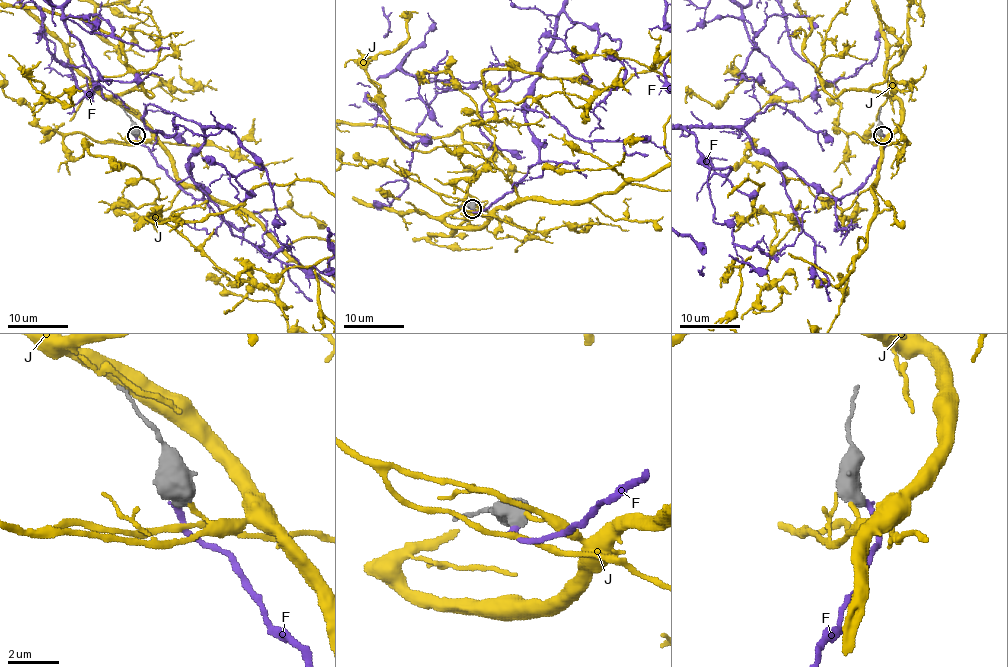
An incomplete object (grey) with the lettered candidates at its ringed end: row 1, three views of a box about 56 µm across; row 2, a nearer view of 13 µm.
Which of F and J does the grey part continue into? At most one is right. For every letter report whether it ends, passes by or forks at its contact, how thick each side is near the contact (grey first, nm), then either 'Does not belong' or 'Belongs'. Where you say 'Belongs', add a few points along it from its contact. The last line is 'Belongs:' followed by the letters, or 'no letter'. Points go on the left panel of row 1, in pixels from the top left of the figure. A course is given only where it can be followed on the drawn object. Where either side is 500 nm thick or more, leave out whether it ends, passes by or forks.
F: Thickness 650 nm (grey) against 280 nm. Belongs
J: Thickness 700 nm (grey) against 160 nm. Does not belong
Belongs: F

